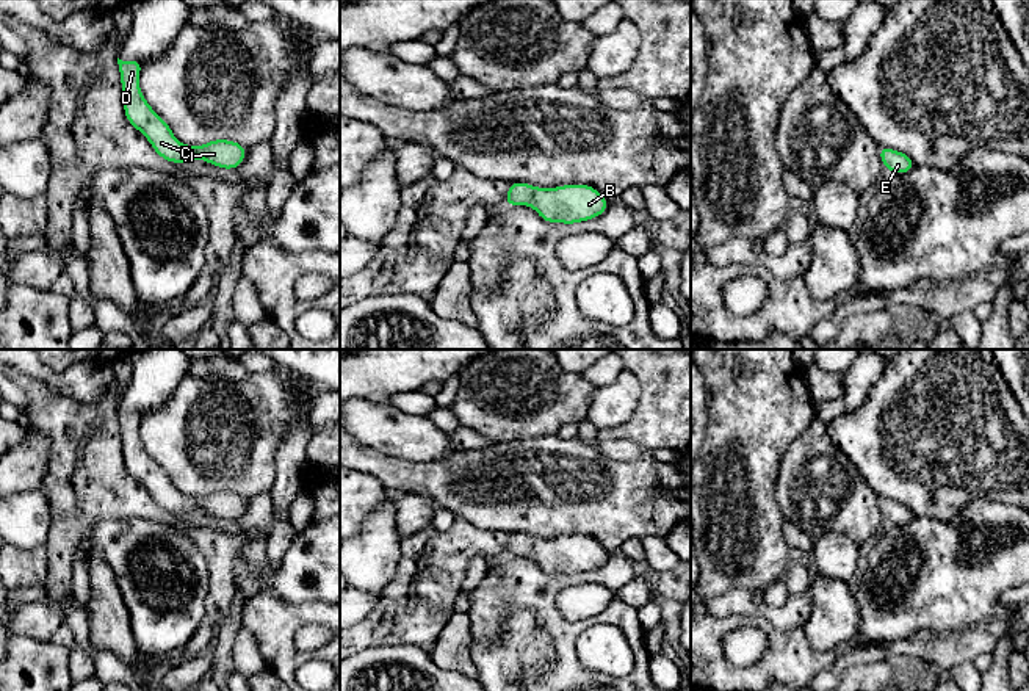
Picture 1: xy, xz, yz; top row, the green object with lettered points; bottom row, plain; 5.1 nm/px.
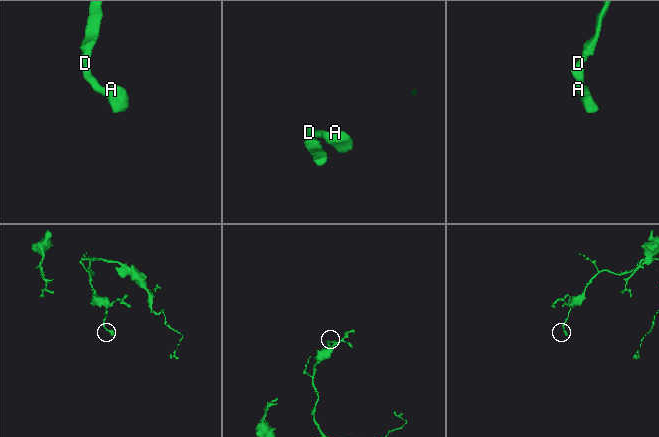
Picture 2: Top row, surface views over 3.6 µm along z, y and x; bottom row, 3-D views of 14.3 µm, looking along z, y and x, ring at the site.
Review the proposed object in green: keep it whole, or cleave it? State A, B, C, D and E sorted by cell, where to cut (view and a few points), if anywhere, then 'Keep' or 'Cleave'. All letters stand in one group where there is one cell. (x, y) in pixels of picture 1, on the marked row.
Groups: A B C D E. No split. Keep

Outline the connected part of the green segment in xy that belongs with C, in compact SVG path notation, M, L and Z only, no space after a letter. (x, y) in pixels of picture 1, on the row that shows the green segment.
M117 58L117 64L125 118L149 139L153 150L163 160L180 165L200 158L222 169L235 169L244 161L246 147L235 141L211 139L204 146L185 146L177 141L168 122L152 110L141 92L138 77L143 63Z

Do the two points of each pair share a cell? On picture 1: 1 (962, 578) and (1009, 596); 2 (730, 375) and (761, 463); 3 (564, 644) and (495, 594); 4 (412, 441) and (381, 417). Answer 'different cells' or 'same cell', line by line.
1: different cells
2: same cell
3: same cell
4: same cell

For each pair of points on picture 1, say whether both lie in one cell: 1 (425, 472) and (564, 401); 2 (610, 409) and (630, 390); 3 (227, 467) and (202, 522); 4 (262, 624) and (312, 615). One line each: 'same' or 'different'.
1: different
2: same
3: different
4: same

